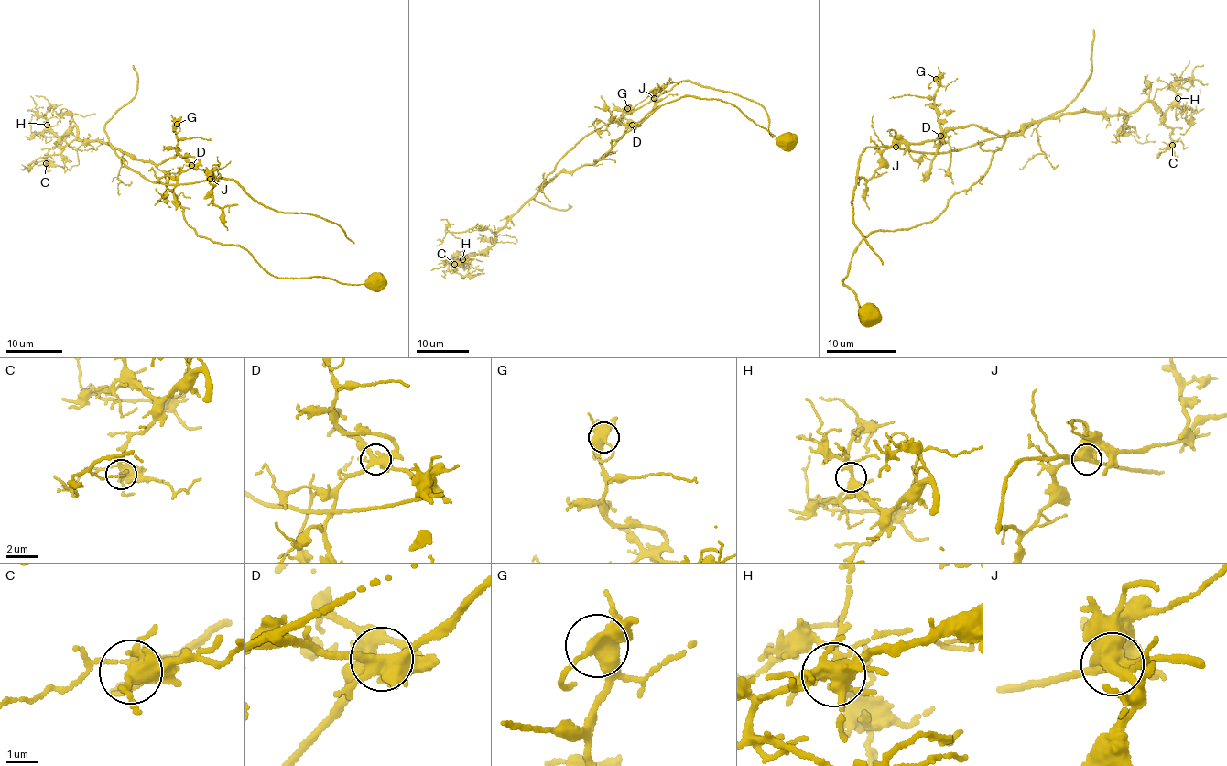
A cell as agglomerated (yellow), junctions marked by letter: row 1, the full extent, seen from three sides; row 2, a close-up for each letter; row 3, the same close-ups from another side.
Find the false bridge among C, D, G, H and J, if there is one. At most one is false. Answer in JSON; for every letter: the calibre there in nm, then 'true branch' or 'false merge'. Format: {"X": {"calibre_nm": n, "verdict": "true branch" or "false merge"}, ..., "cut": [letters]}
{"C": {"calibre_nm": 400, "verdict": "true branch"}, "D": {"calibre_nm": 440, "verdict": "true branch"}, "G": {"calibre_nm": 460, "verdict": "true branch"}, "H": {"calibre_nm": 360, "verdict": "true branch"}, "J": {"calibre_nm": 440, "verdict": "false merge"}, "cut": ["J"]}

